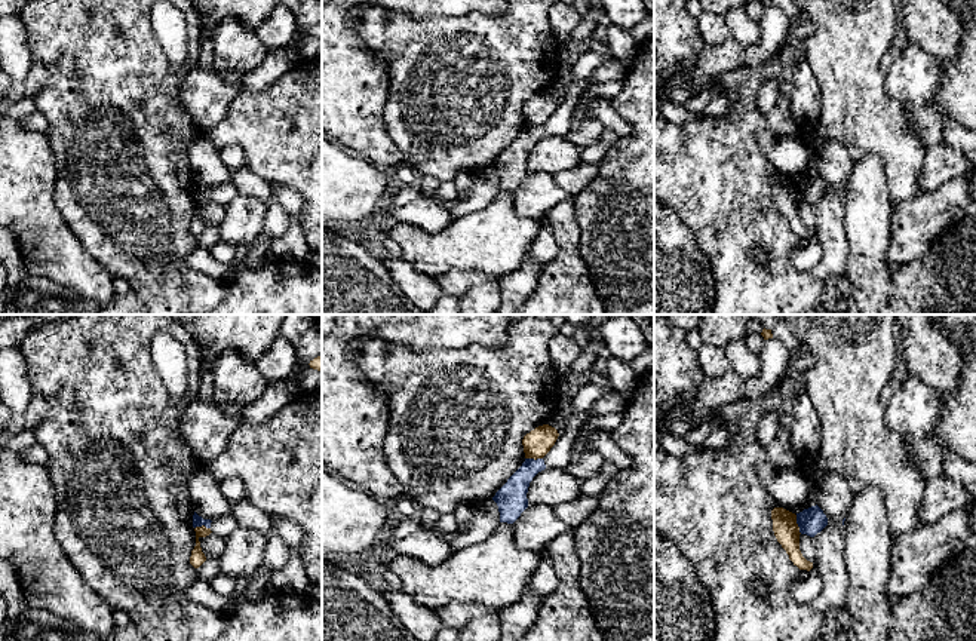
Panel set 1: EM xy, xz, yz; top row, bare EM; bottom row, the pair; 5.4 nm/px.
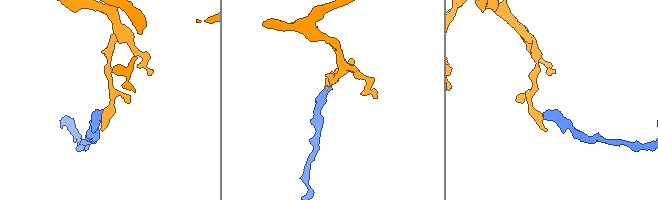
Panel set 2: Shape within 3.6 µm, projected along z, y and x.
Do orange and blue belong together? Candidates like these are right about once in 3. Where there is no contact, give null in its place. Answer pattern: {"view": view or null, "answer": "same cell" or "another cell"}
{"view": "yz", "answer": "another cell"}

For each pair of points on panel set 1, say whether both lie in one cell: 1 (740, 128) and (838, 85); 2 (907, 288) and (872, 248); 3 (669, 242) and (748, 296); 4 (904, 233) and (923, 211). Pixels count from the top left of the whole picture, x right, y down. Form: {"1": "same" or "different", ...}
{"1": "different", "2": "different", "3": "different", "4": "same"}

